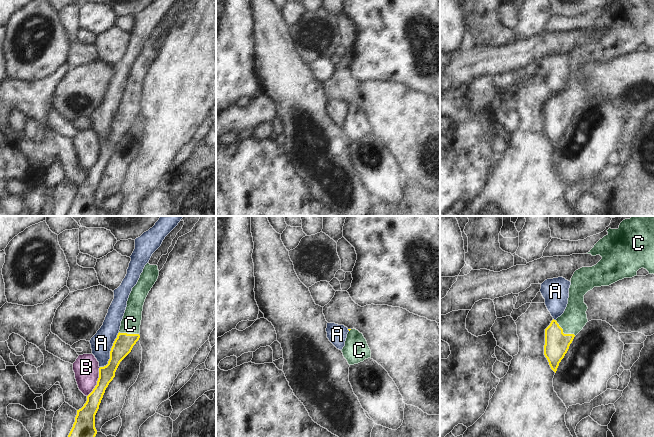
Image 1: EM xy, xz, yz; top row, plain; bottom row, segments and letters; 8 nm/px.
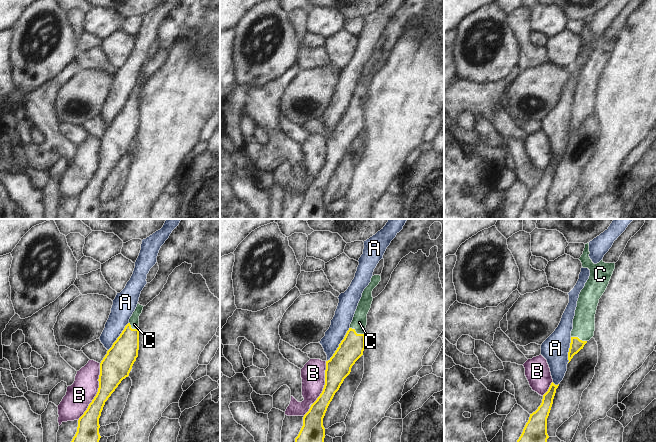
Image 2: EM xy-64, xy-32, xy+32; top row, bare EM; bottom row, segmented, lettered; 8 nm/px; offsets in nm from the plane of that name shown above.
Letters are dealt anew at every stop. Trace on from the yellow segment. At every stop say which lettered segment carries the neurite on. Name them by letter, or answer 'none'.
C

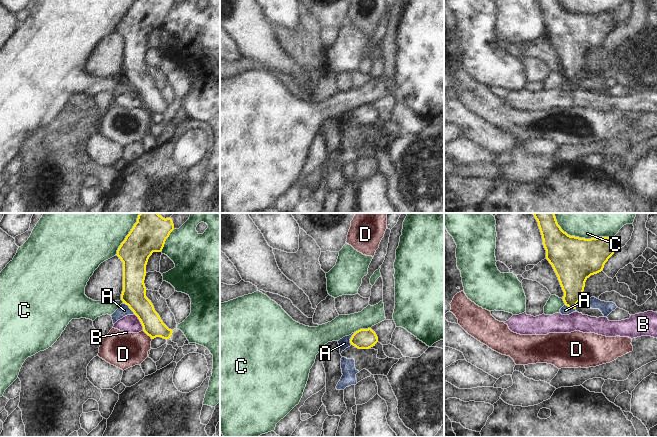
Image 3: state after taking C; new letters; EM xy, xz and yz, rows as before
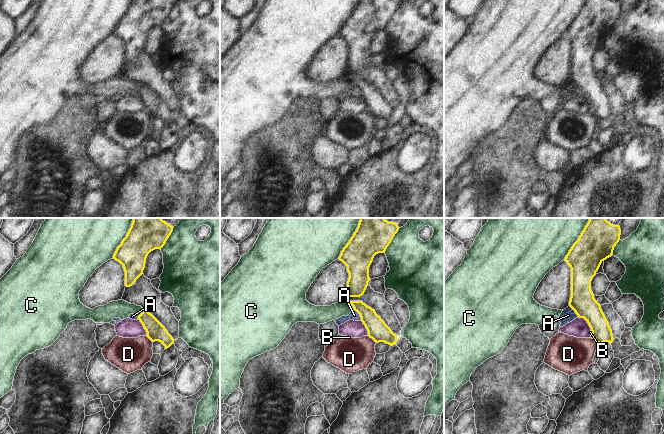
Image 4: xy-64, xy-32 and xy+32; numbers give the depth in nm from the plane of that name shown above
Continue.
none

